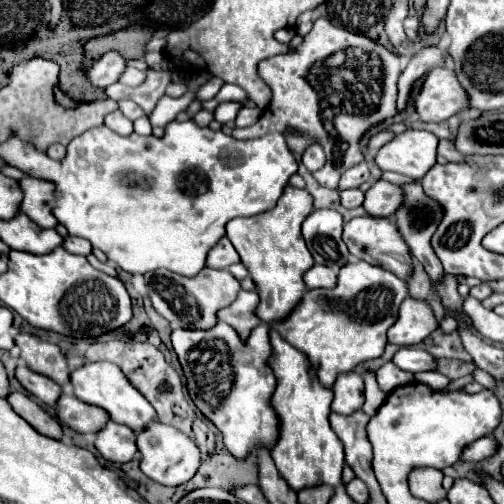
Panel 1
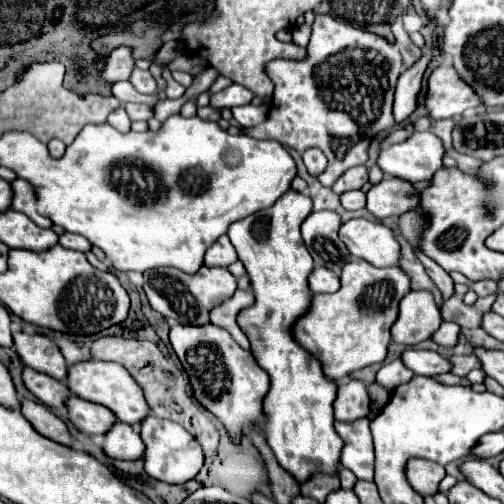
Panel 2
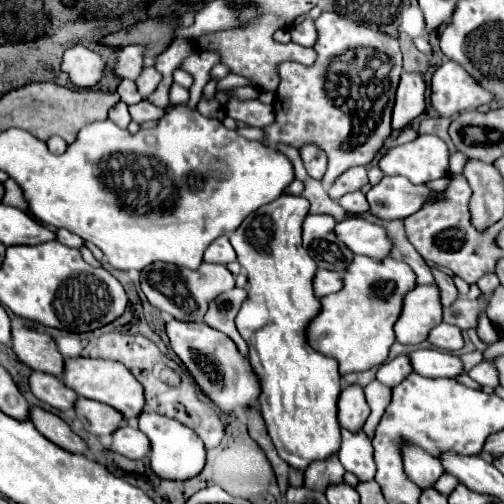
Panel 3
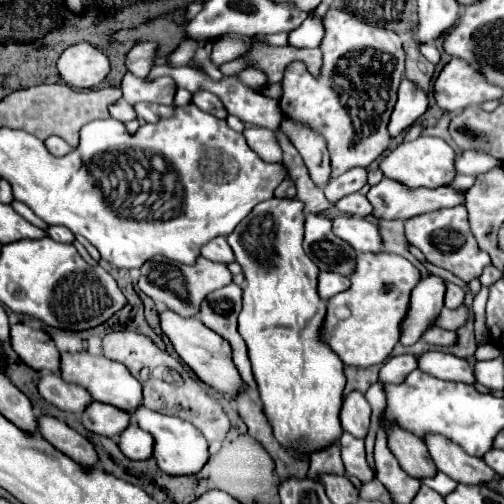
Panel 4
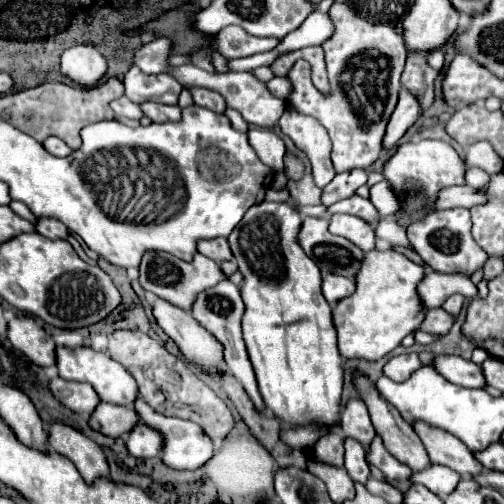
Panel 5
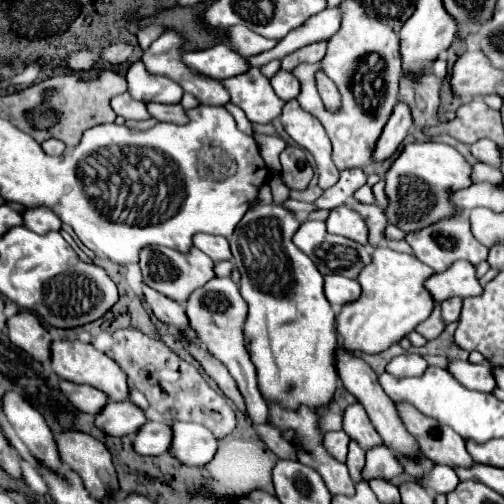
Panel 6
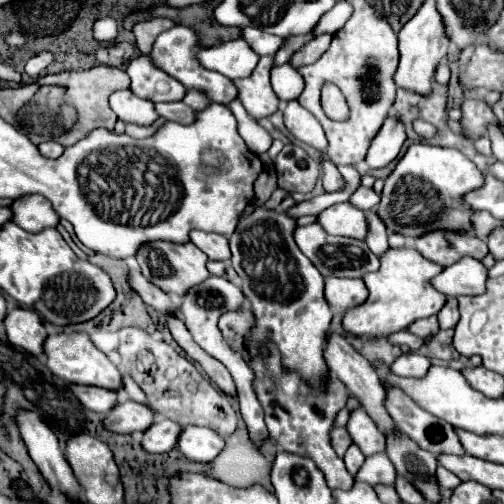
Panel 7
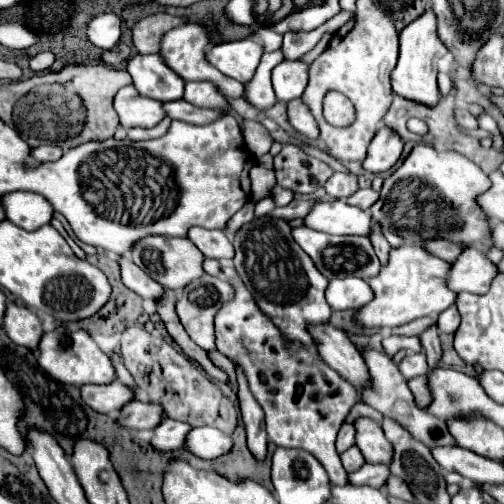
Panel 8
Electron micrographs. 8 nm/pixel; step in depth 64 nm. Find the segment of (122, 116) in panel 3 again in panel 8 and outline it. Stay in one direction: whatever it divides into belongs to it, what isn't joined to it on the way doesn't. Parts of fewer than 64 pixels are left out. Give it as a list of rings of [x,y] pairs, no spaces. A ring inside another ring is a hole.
[[[128,84],[118,90],[114,98],[114,108],[124,128],[134,128],[134,126],[152,128],[166,116],[164,102],[152,100],[148,96],[140,96],[134,84]]]

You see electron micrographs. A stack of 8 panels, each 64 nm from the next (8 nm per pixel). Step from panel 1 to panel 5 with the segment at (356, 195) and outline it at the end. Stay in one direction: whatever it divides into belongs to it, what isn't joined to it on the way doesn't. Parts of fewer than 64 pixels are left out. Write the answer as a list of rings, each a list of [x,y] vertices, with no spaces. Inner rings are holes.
[[[356,194],[350,196],[350,198],[346,198],[346,200],[340,200],[340,202],[336,202],[334,206],[327,208],[327,213],[330,216],[336,214],[336,212],[354,214],[354,216],[366,220],[366,222],[372,224],[372,226],[376,226],[376,224],[378,224],[378,218],[380,218],[378,212],[376,212],[376,208],[372,206],[372,202],[366,200],[366,198],[360,198],[360,196],[356,196]]]

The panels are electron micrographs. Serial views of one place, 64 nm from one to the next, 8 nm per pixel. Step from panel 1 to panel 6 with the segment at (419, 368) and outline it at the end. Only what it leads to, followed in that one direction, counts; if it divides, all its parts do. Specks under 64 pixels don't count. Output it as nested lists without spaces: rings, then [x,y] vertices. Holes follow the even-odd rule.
[[[452,360],[448,370],[454,374],[456,380],[460,380],[470,390],[492,392],[496,388],[496,378],[488,368],[488,364],[470,364],[462,360]]]

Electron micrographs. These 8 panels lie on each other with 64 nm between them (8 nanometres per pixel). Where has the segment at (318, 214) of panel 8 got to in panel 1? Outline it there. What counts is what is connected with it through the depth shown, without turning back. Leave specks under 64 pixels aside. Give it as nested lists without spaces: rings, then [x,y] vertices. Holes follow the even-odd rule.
[[[362,216],[362,218],[352,218],[350,222],[344,224],[344,232],[342,232],[342,240],[348,246],[350,254],[354,254],[356,258],[372,264],[372,266],[380,266],[386,268],[390,272],[394,272],[398,278],[408,280],[412,266],[410,266],[410,254],[408,254],[408,246],[402,240],[398,228],[394,222],[390,222],[388,218],[372,218],[372,216]]]

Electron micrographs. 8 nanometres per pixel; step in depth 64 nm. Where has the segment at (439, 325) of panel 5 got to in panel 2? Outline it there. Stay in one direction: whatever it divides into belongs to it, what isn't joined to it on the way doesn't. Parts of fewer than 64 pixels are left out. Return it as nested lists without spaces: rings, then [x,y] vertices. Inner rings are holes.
[[[455,284],[455,294],[442,304],[442,318],[446,322],[456,322],[460,328],[478,328],[482,316],[490,310],[494,296],[486,296],[486,298],[478,298],[472,306],[464,304],[464,295],[468,292],[466,284]]]

